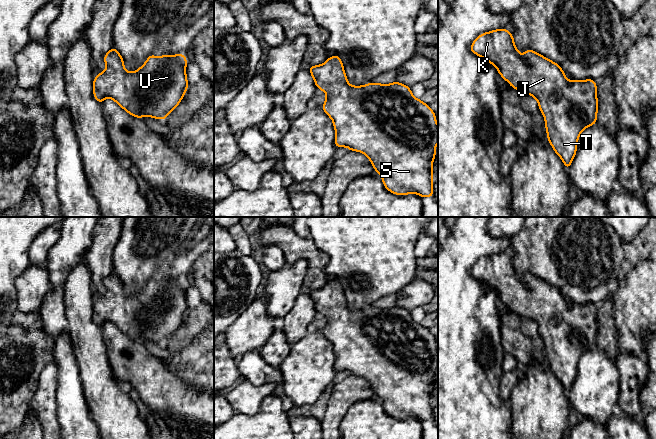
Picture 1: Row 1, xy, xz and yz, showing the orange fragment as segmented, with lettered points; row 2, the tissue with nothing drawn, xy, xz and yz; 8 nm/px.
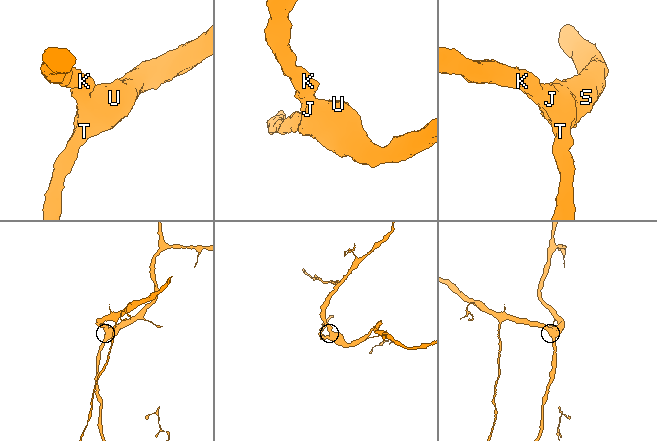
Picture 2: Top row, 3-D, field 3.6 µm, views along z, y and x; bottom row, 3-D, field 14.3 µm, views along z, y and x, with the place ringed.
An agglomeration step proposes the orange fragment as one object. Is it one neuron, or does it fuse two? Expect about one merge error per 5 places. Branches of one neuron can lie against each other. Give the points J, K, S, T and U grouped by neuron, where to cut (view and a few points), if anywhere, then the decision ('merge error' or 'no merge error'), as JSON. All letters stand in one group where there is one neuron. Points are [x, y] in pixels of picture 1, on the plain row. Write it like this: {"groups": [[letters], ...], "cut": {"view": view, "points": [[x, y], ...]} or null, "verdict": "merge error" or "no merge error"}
{"groups": [["J", "K", "S", "T", "U"]], "cut": null, "verdict": "no merge error"}

